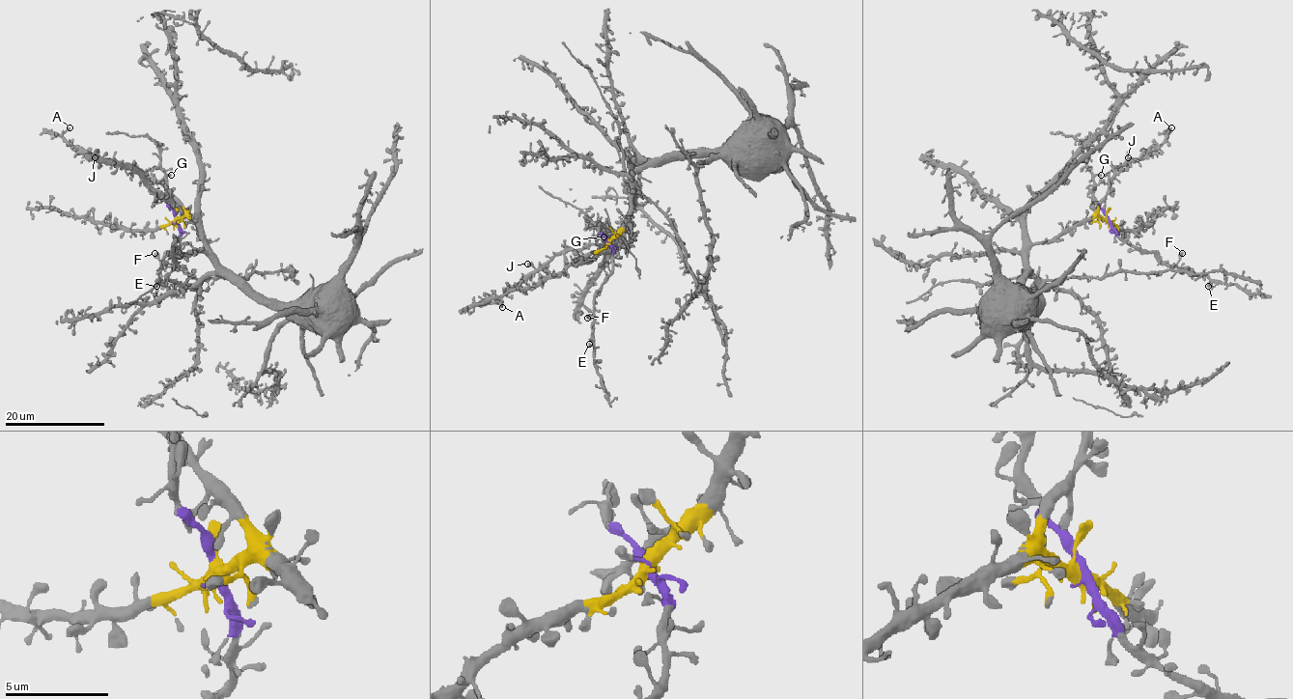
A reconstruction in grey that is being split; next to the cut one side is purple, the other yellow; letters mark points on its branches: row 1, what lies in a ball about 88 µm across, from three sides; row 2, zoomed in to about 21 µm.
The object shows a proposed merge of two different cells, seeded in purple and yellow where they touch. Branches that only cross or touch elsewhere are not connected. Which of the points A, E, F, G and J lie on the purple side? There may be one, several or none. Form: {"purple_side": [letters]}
{"purple_side": ["E", "F", "G"]}

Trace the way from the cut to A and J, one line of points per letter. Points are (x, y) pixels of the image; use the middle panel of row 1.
A: (608, 243), (616, 233), (601, 243), (556, 253), (495, 302), (502, 307)
J: (608, 243), (616, 233), (601, 243), (558, 252), (537, 268), (527, 264)

